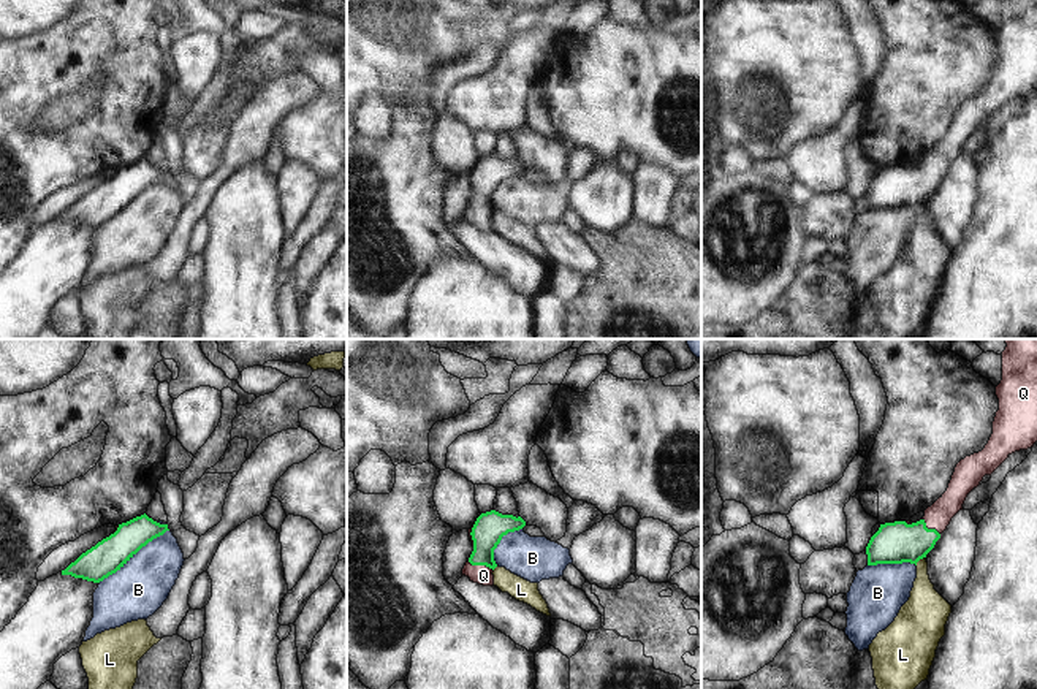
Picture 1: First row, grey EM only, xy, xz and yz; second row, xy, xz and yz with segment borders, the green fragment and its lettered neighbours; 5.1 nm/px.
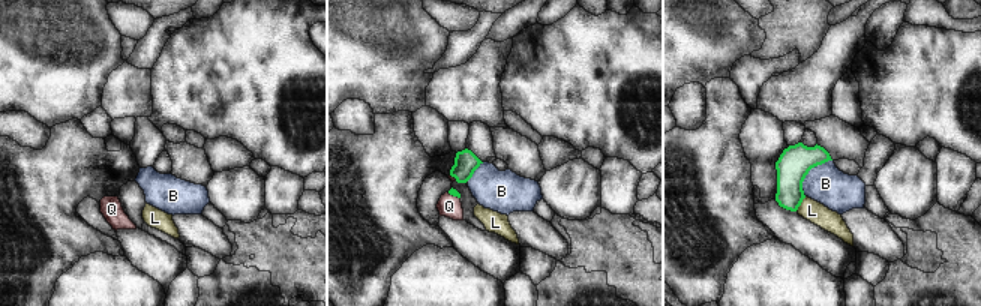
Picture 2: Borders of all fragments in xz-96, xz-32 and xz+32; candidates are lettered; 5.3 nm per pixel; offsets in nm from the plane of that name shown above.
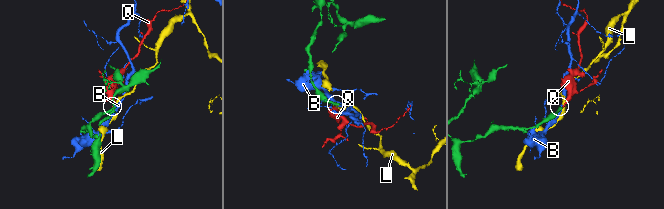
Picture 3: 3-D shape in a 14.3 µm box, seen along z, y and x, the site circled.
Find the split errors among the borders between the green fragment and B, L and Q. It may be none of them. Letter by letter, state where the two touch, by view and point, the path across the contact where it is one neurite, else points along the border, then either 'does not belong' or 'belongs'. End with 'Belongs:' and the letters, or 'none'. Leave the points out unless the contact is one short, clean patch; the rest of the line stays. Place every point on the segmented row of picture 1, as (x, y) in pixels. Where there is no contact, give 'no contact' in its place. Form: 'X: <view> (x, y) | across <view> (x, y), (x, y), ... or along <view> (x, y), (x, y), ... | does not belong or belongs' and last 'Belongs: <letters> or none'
B: xy (133, 553) | does not belong
L: yz (919, 559) | along yz (923, 556), (915, 564) | does not belong
Q: xz (480, 564) | across xz (490, 528), (485, 534), (480, 564), (483, 575) | belongs
Belongs: Q

